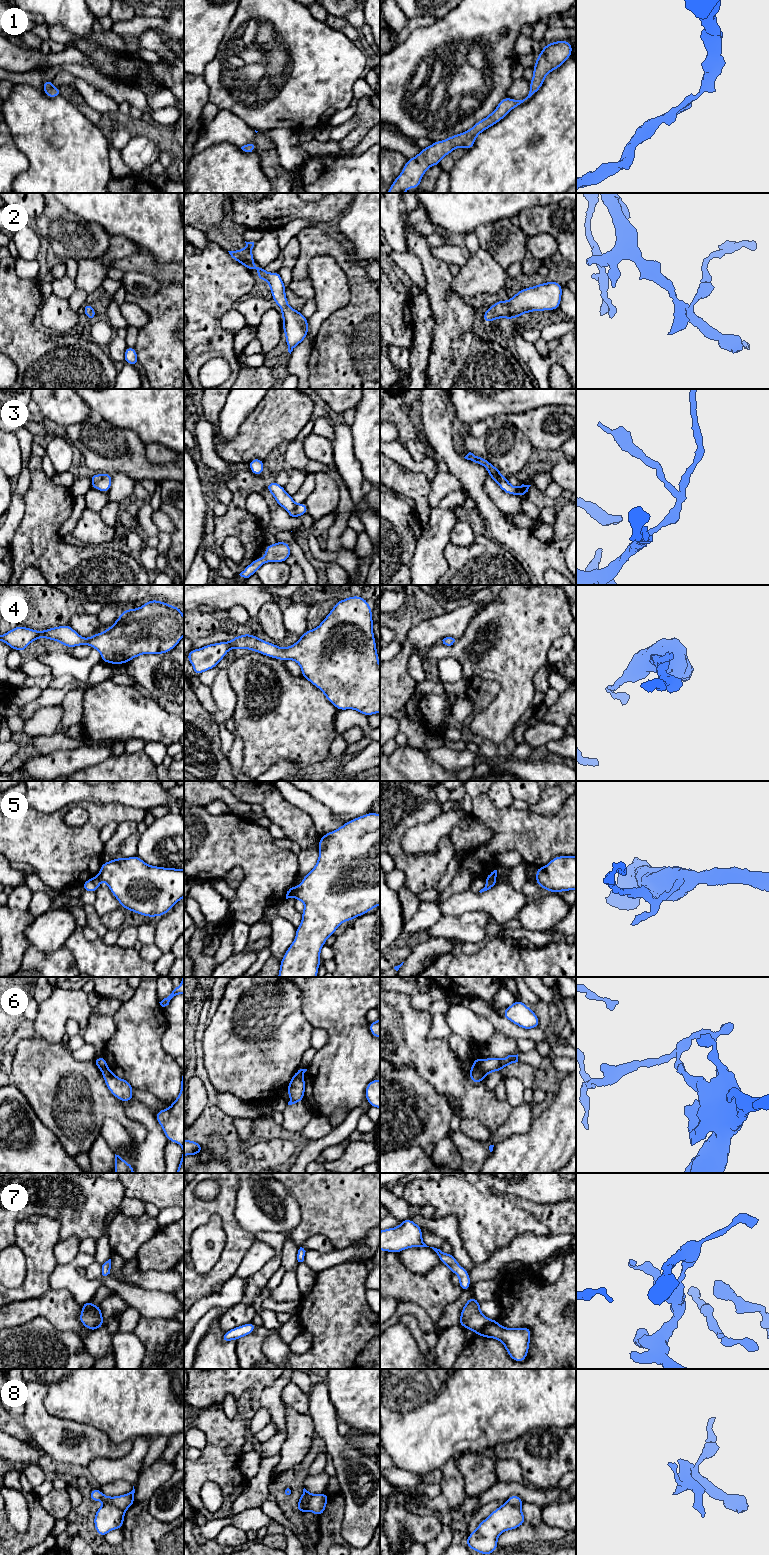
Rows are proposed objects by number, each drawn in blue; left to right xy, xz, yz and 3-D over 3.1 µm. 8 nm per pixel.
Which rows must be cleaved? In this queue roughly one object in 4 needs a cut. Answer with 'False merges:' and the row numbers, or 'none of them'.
False merges: 3, 5, 6, 8

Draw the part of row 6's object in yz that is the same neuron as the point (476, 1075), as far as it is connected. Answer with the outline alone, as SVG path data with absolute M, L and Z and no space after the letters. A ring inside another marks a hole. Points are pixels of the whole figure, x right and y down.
M472 1067L469 1072L469 1077L472 1082L480 1083L484 1081L485 1073L476 1067Z

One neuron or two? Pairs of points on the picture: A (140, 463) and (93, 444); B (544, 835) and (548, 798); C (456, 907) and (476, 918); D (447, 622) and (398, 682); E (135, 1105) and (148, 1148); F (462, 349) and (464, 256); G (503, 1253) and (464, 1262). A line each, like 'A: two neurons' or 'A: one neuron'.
A: one neuron
B: two neurons
C: two neurons
D: one neuron
E: one neuron
F: two neurons
G: two neurons

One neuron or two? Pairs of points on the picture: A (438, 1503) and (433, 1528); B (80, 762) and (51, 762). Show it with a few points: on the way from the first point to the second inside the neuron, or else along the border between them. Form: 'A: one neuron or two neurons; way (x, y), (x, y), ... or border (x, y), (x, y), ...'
A: two neurons; border (427, 1511), (435, 1514)
B: one neuron; way (73, 762), (58, 763)

